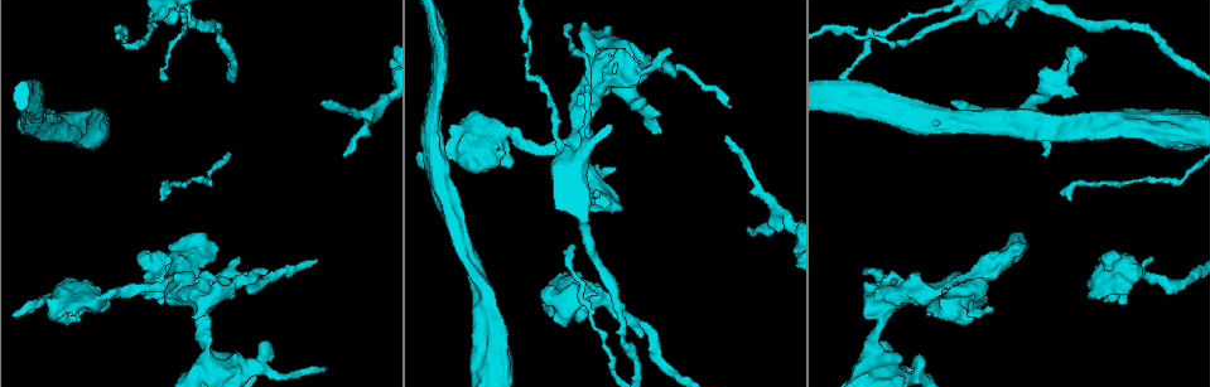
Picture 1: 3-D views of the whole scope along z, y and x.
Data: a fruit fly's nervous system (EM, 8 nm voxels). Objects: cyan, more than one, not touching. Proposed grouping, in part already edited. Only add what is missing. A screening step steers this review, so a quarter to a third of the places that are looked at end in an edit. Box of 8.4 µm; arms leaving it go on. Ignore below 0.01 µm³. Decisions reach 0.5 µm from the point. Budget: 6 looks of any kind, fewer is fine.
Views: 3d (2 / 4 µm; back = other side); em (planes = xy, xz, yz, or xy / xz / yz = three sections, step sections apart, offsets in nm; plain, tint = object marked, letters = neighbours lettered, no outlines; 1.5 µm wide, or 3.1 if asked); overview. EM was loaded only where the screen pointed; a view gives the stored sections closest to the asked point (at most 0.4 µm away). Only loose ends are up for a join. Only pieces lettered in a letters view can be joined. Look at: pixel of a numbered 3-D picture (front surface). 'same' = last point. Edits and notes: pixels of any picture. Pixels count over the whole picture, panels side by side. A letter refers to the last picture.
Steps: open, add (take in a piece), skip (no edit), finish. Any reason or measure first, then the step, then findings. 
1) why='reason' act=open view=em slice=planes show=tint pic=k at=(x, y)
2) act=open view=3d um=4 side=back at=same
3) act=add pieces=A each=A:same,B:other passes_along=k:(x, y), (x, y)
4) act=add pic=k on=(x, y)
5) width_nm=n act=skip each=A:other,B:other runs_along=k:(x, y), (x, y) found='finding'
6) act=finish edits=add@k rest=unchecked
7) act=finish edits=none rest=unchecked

why='stops while still wide' act=open view=em slice=xy step=8 show=letters pic=1 at=(497, 314)

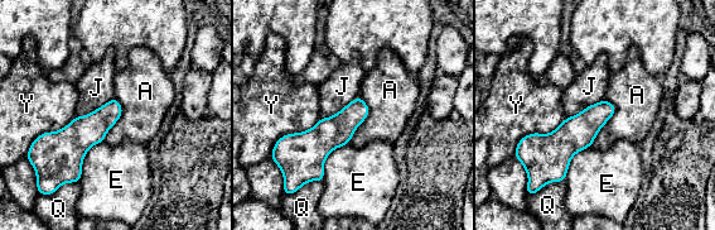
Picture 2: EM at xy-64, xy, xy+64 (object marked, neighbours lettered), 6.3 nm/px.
act=skip each=A:other,E:other,J:other,Q:other,Y:other border=2:(605, 99), (614, 114), (590, 145) found='none of them fits'

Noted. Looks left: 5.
why='branch stops here' act=open view=3d um=4 pic=1 at=(839, 78)

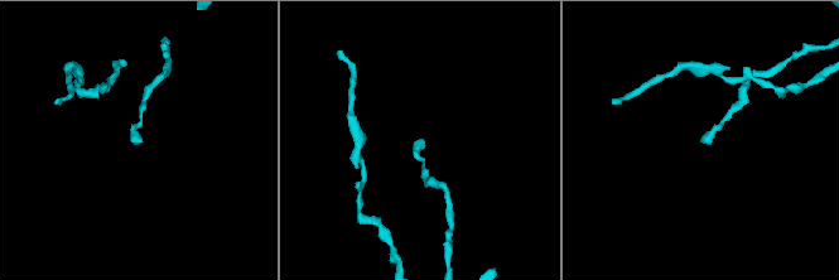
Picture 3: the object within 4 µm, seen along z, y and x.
act=open view=em slice=planes show=plain pic=3 at=(140, 143)

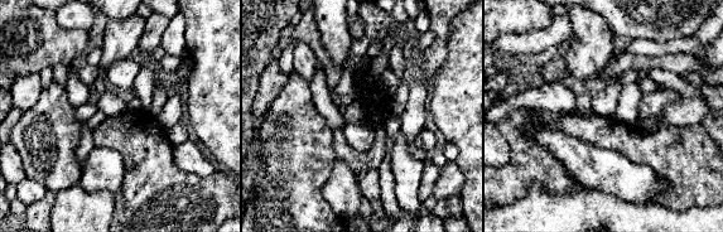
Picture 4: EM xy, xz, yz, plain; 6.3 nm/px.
why='what lies round it' act=open view=em slice=planes show=letters at=same

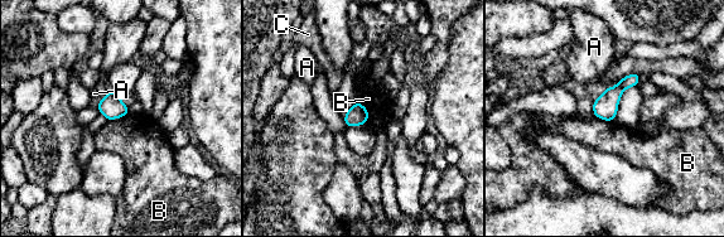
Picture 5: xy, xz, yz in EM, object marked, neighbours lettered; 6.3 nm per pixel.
width_nm=140 act=skip each=A:other,B:other,C:other border=5:(356, 101), (367, 110), (366, 122) found='none of them fits'

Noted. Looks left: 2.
why='free end' act=open view=3d um=4 pic=1 at=(440, 99)

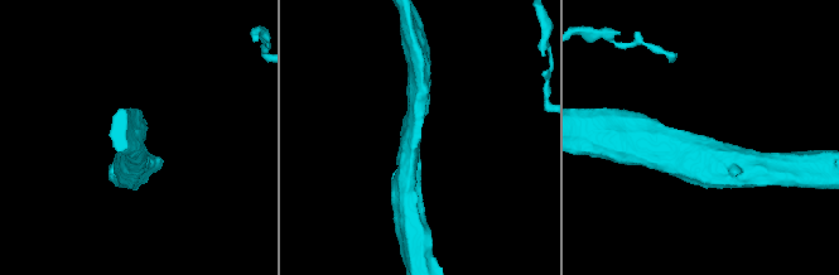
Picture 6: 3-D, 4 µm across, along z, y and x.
why='now the EM' act=open view=em slice=planes show=letters pic=6 at=(701, 137)

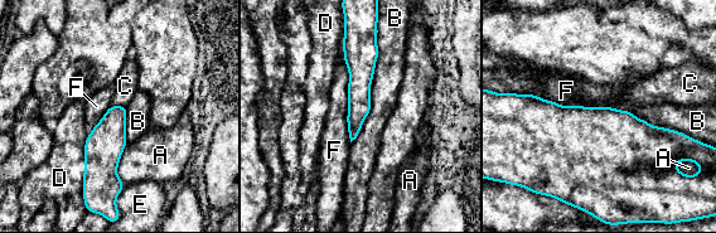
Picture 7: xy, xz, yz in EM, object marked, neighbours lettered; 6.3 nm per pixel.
act=add pieces=F each=A:other,B:other,C:other,D:other,E:other,F:same found='the neuron continues'

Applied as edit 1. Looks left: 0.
act=finish edits=add@7 rest=unchecked

